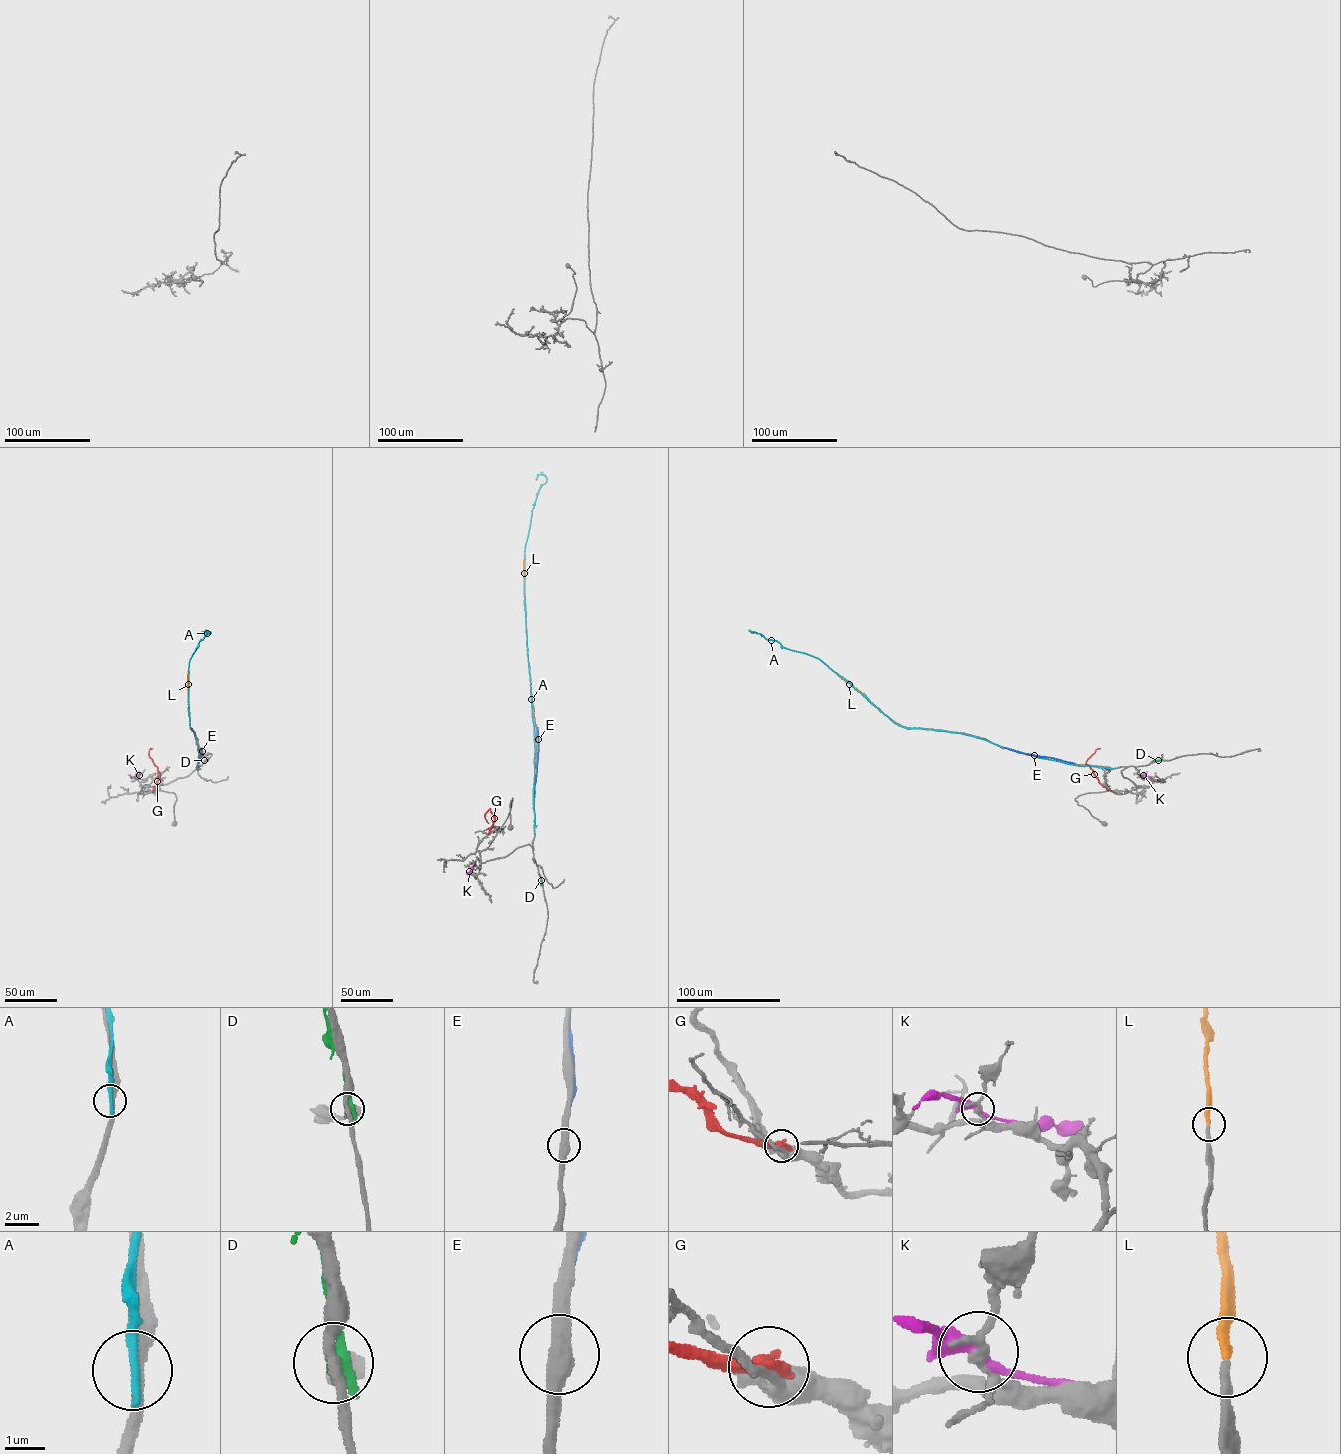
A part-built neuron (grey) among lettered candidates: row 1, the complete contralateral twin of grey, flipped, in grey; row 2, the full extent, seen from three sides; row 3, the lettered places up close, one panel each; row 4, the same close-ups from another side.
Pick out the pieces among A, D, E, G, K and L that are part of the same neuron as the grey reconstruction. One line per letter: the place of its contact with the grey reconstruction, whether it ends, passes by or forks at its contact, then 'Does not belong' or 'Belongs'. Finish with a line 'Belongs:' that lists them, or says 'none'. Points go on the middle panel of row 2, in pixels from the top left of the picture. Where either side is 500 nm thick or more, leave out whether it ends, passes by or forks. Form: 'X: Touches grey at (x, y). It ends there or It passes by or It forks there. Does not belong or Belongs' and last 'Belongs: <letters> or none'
A: Touches grey at (534, 835). It ends there. Does not belong
D: Touches grey at (542, 885). It ends there. Does not belong
E: Touches grey at (534, 796). It ends there. Does not belong
G: Touches grey at (489, 834). Does not belong
K: Touches grey at (472, 867). It forks there. Does not belong
L: Touches grey at (524, 584). It ends there. Belongs
Belongs: L

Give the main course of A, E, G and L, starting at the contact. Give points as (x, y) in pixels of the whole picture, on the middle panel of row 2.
A: (534, 835), (535, 748), (526, 644), (524, 557), (532, 509), (540, 487), (546, 481), (541, 473), (536, 480)
E: (534, 796), (537, 727)
G: (489, 834), (495, 820), (490, 809), (484, 815), (488, 823)
L: (524, 584), (524, 560)

